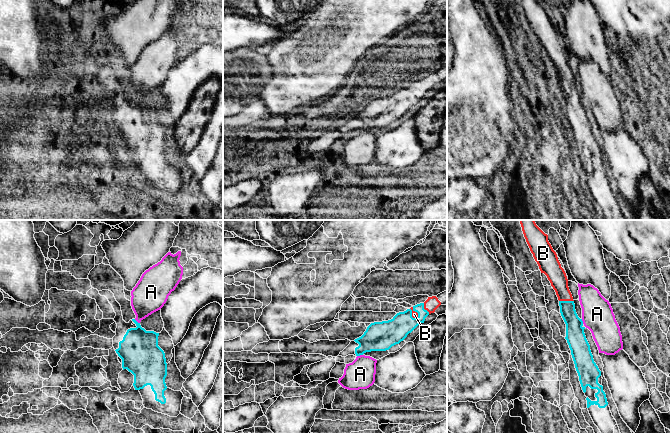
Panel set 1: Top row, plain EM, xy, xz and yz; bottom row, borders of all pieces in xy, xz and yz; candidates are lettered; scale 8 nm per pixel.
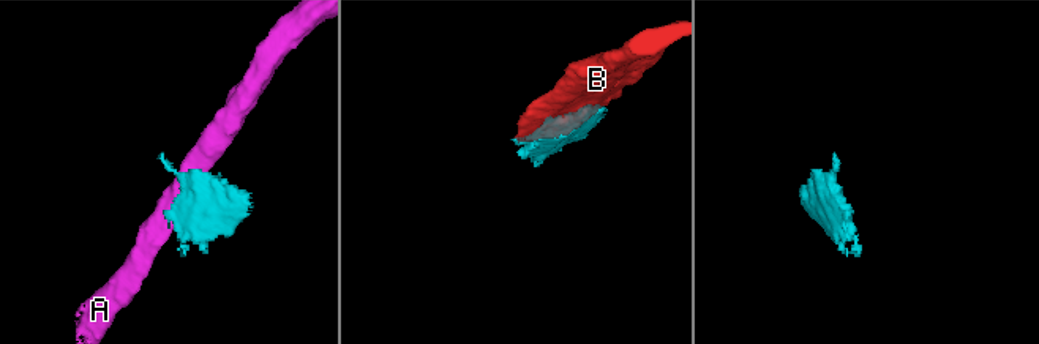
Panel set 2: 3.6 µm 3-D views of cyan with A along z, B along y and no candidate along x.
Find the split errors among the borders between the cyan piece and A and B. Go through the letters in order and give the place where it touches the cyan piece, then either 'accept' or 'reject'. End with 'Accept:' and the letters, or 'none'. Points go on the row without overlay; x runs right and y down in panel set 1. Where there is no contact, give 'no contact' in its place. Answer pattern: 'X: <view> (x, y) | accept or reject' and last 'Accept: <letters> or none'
A: xz (359, 131) | reject
B: yz (566, 77) | accept
Accept: B

